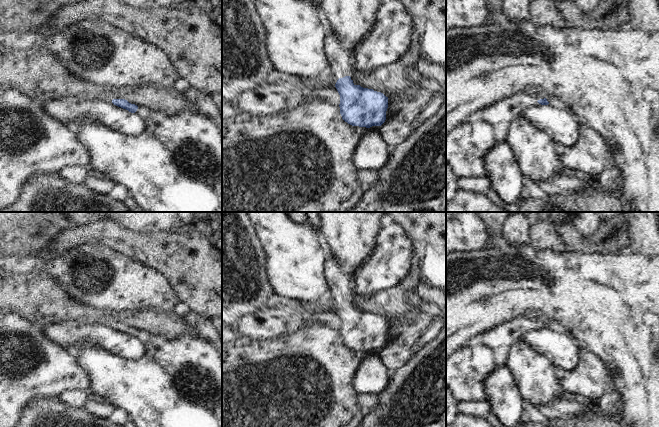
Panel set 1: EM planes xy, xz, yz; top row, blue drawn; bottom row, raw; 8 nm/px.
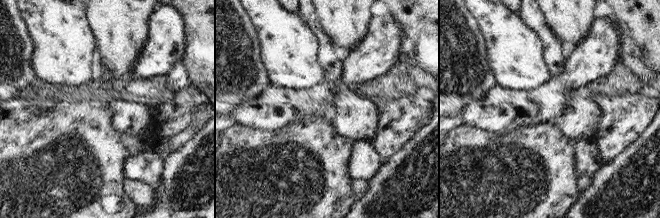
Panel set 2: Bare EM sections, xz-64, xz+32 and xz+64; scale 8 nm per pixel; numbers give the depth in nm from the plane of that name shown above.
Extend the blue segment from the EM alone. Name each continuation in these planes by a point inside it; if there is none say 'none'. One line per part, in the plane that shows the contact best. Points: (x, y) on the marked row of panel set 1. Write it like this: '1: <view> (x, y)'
1: xz (340, 60)

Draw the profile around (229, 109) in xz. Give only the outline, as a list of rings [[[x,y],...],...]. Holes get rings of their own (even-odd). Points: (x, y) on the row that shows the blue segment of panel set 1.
[[[222,98],[222,120],[238,114],[241,109],[233,101]]]

